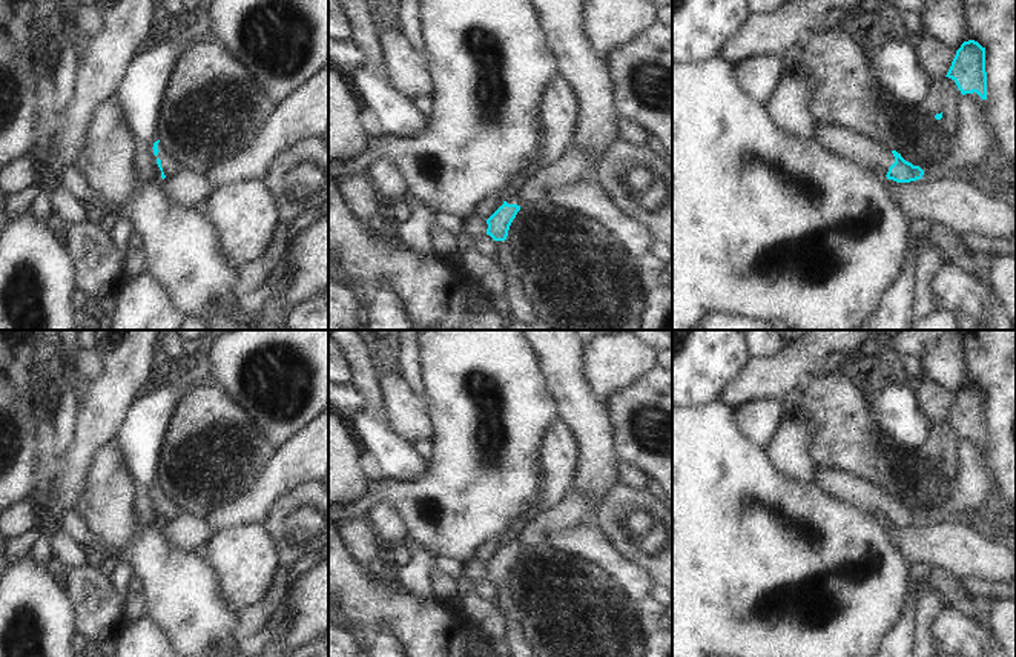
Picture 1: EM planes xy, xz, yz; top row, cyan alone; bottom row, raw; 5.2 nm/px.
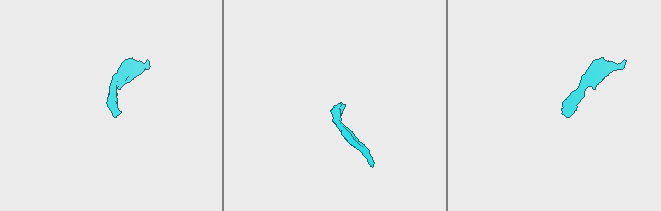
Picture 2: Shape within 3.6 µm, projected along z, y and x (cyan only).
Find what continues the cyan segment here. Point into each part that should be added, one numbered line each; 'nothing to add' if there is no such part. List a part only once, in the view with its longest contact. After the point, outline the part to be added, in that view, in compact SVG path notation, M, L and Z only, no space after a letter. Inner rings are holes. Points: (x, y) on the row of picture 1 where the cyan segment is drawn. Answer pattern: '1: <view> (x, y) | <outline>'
1: xy (169, 166) | M158 143L158 155L157 158L161 160L161 167L163 172L166 175L166 178L172 177L178 169L178 163L161 147L161 144Z

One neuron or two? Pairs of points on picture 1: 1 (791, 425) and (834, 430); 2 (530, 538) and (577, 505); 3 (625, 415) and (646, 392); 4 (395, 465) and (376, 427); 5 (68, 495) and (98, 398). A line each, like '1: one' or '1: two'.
1: two
2: one
3: one
4: one
5: one

